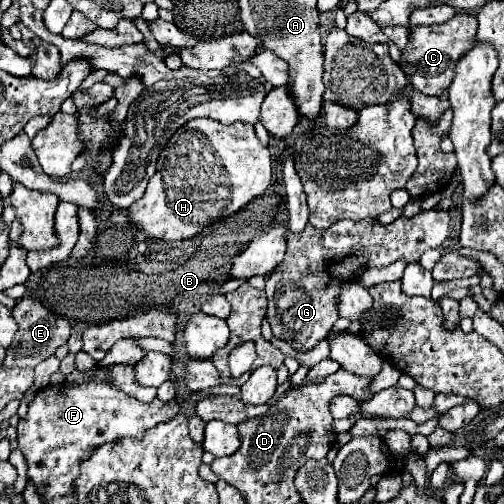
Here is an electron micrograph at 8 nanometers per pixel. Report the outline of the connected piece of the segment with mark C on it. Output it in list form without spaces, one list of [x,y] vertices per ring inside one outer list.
[[[458,12],[452,20],[444,24],[416,26],[410,30],[410,42],[402,50],[402,60],[398,62],[404,72],[412,76],[412,84],[416,90],[428,96],[440,96],[444,88],[452,84],[452,76],[456,74],[456,64],[460,58],[474,48],[476,42],[478,20],[474,14]]]

